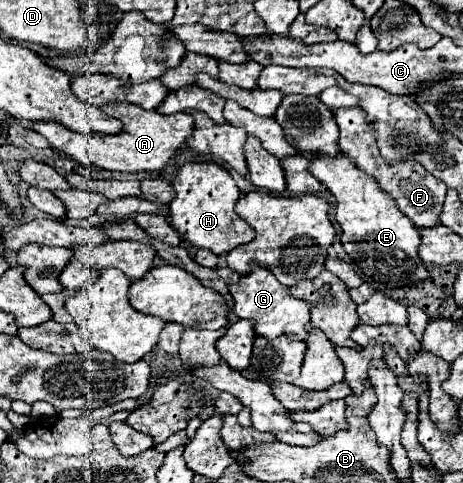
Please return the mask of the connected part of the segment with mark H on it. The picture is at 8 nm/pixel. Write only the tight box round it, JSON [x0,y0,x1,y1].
[169,163,255,255]

